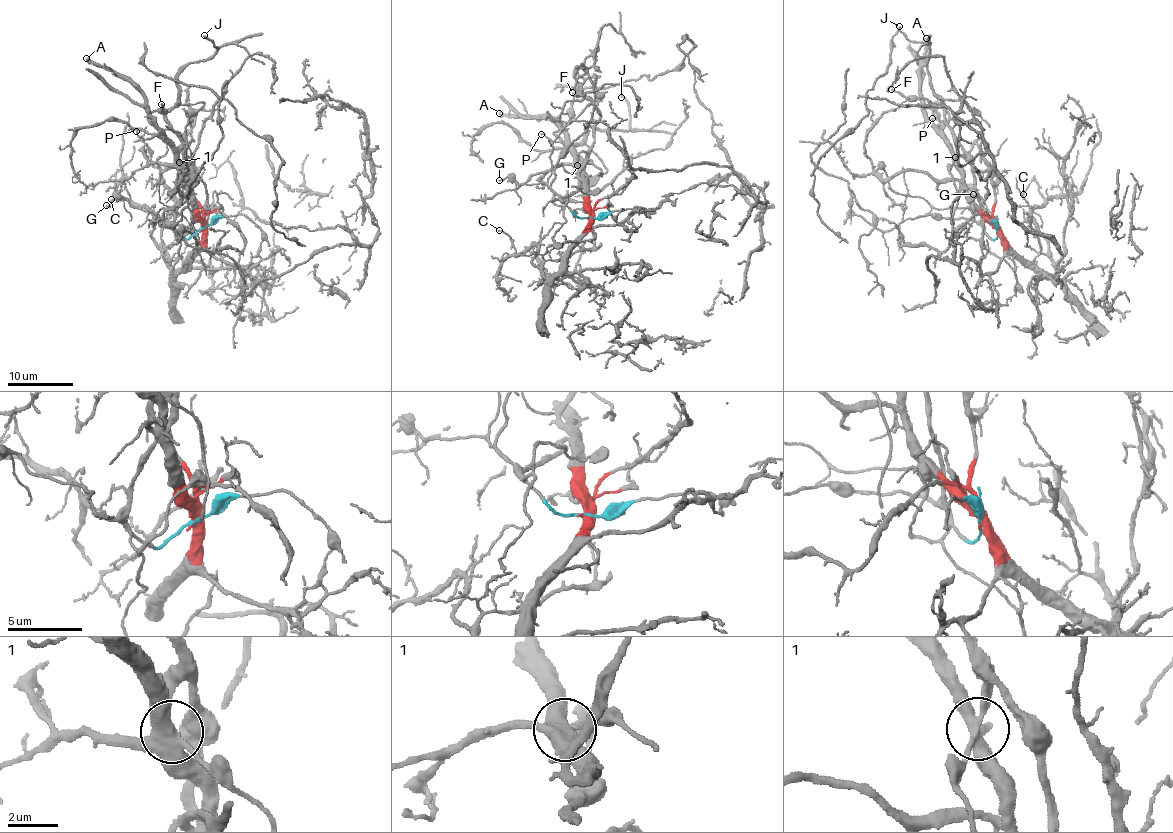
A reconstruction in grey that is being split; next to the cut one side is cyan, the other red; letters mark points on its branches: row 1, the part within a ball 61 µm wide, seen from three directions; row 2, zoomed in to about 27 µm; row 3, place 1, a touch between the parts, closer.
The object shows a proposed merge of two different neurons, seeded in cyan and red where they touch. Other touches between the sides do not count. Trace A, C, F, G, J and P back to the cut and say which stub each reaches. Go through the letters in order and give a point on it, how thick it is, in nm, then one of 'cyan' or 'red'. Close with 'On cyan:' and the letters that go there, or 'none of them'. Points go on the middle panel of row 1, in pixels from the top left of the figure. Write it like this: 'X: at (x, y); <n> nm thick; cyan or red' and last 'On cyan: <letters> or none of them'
A: at (499, 113); 360 nm thick; red
C: at (499, 230); 120 nm thick; red
F: at (572, 92); 160 nm thick; cyan
G: at (499, 180); 160 nm thick; cyan
J: at (621, 97); 190 nm thick; cyan
P: at (541, 134); 110 nm thick; red
On cyan: F, G, J

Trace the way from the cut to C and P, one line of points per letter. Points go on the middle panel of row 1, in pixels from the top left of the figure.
C: (590, 217), (589, 228), (559, 269), (547, 277), (532, 260), (536, 245), (517, 254), (511, 239), (498, 229)
P: (590, 217), (588, 189), (576, 158), (562, 143), (540, 134)

